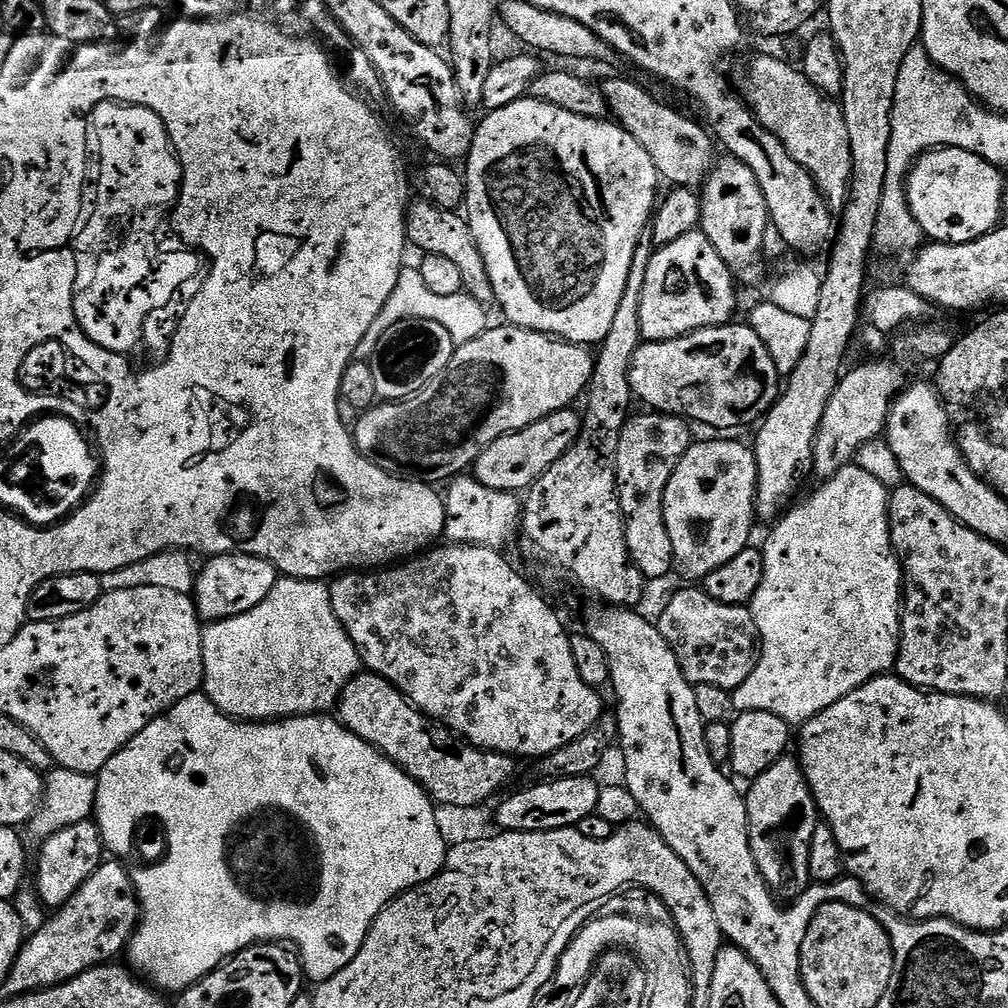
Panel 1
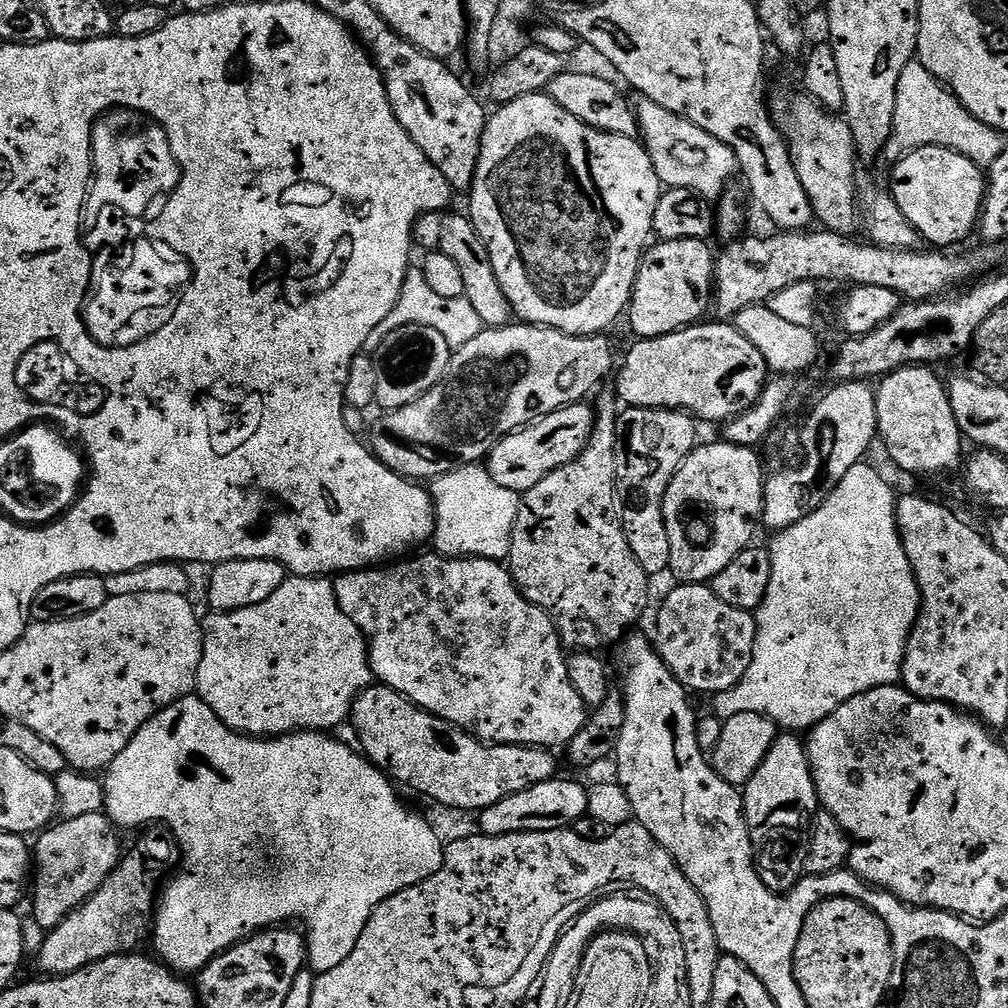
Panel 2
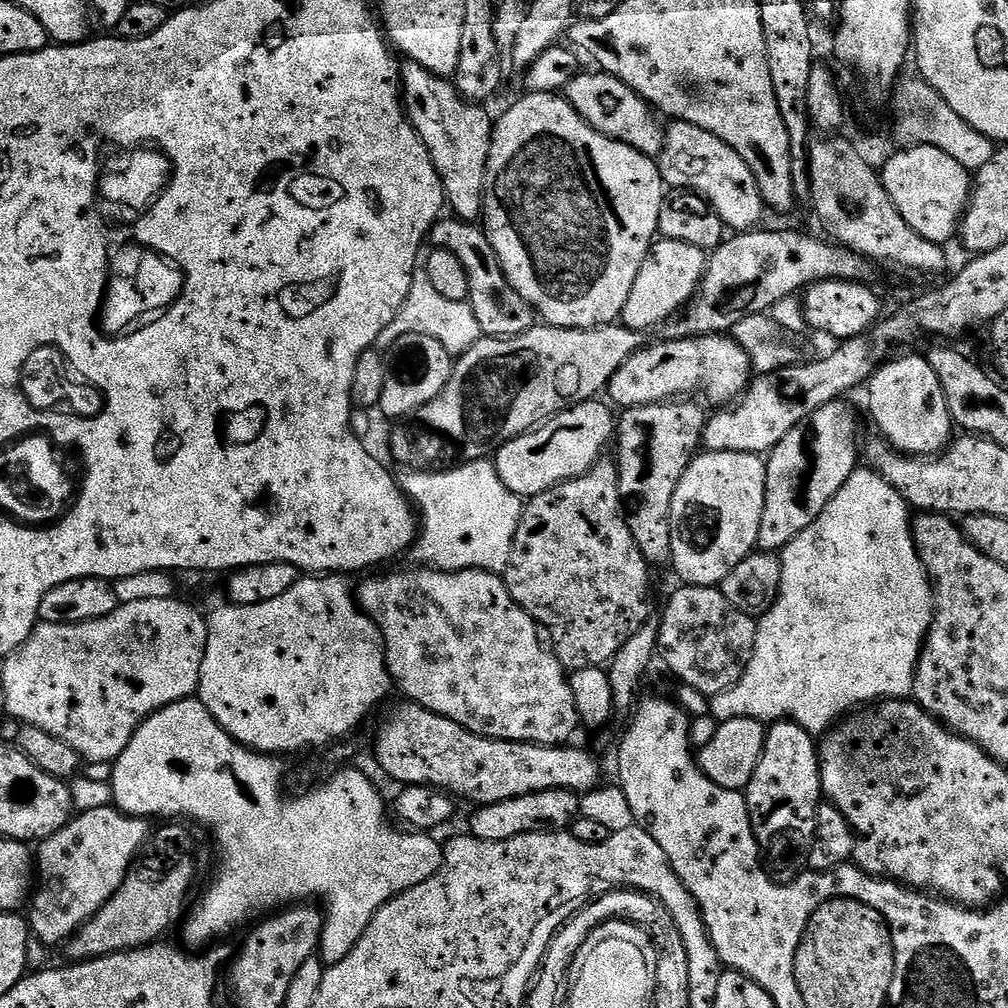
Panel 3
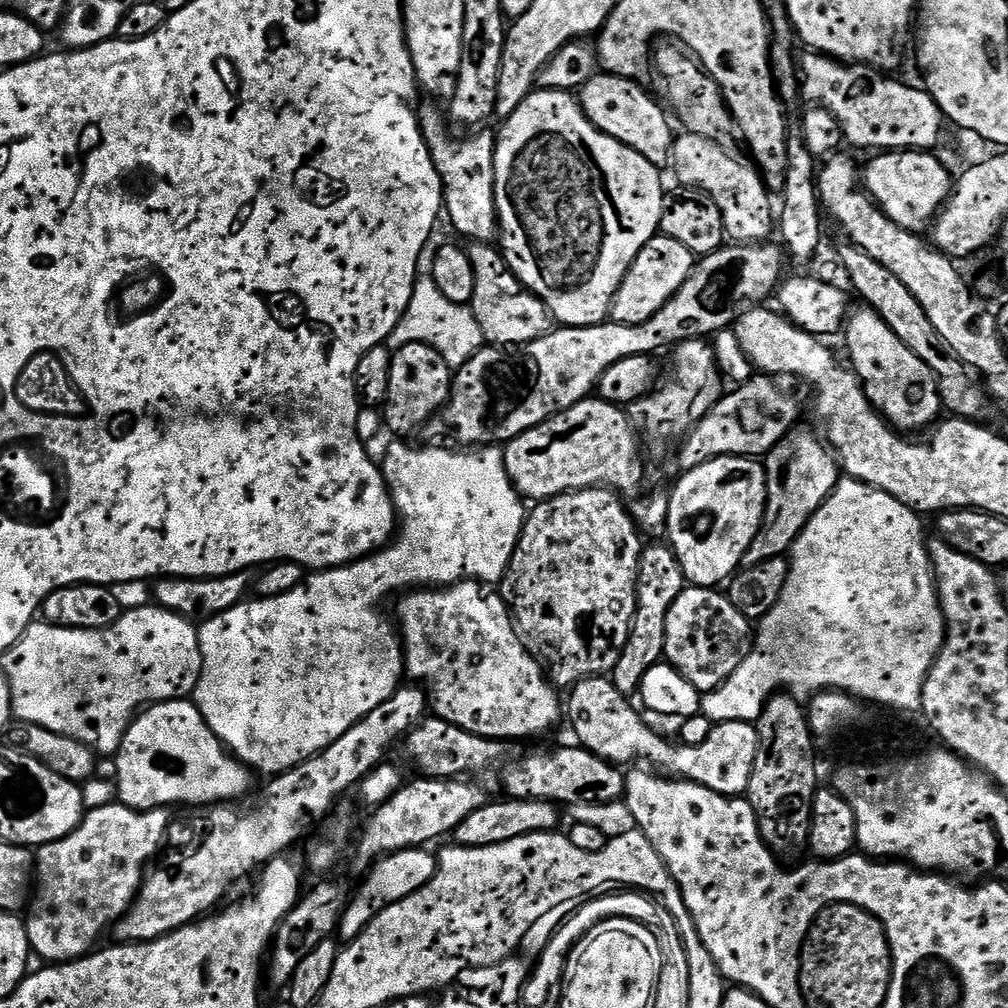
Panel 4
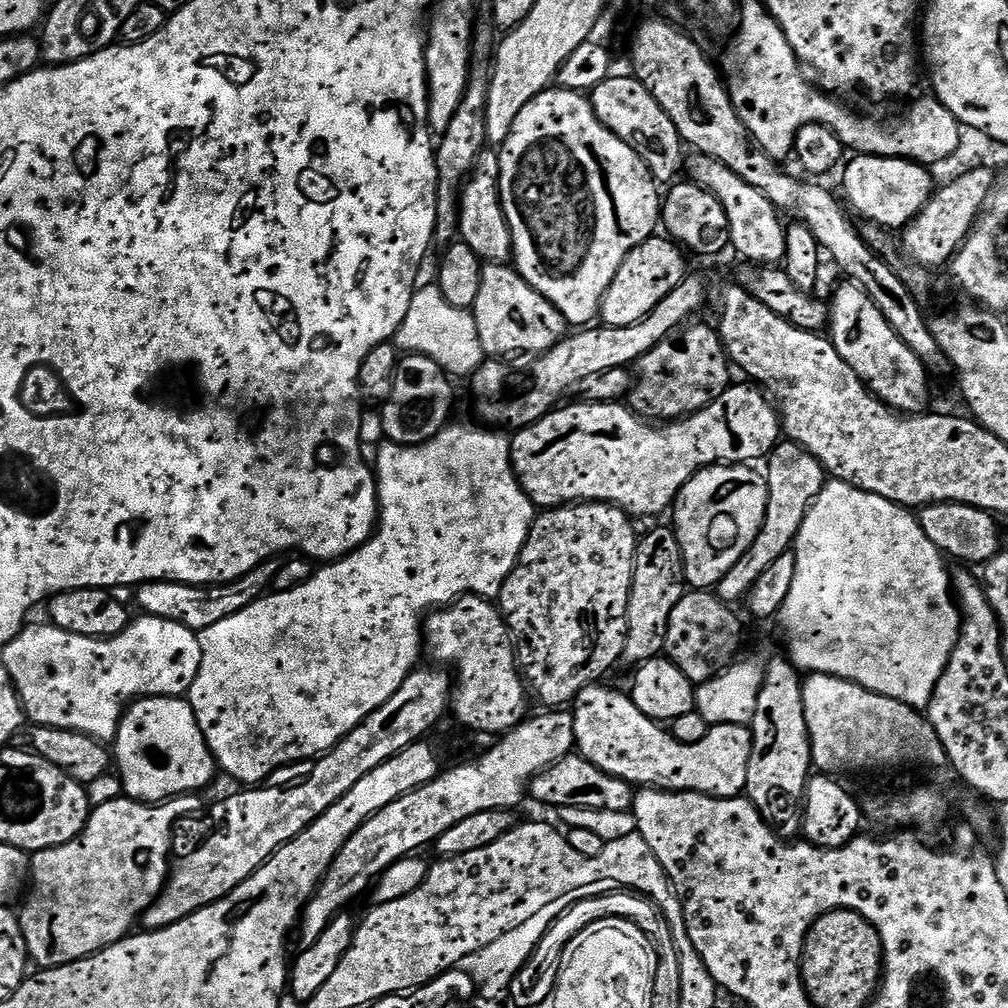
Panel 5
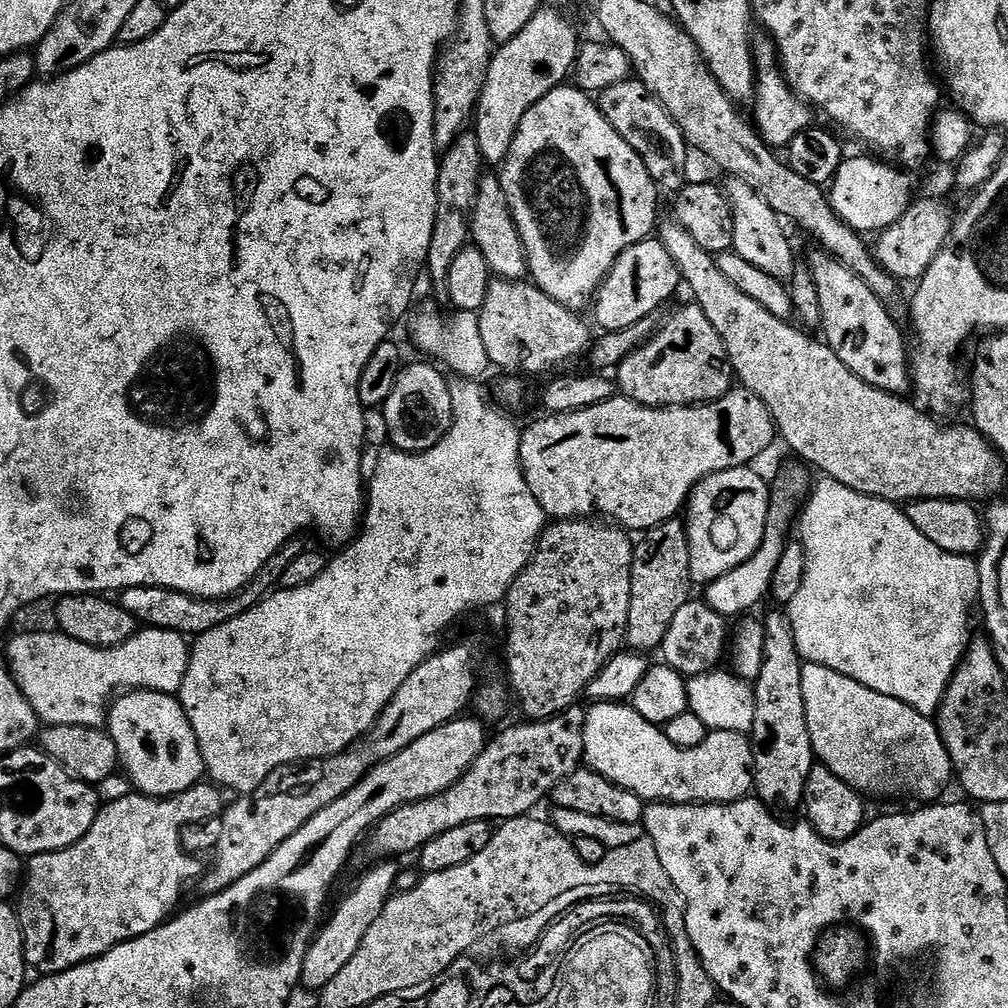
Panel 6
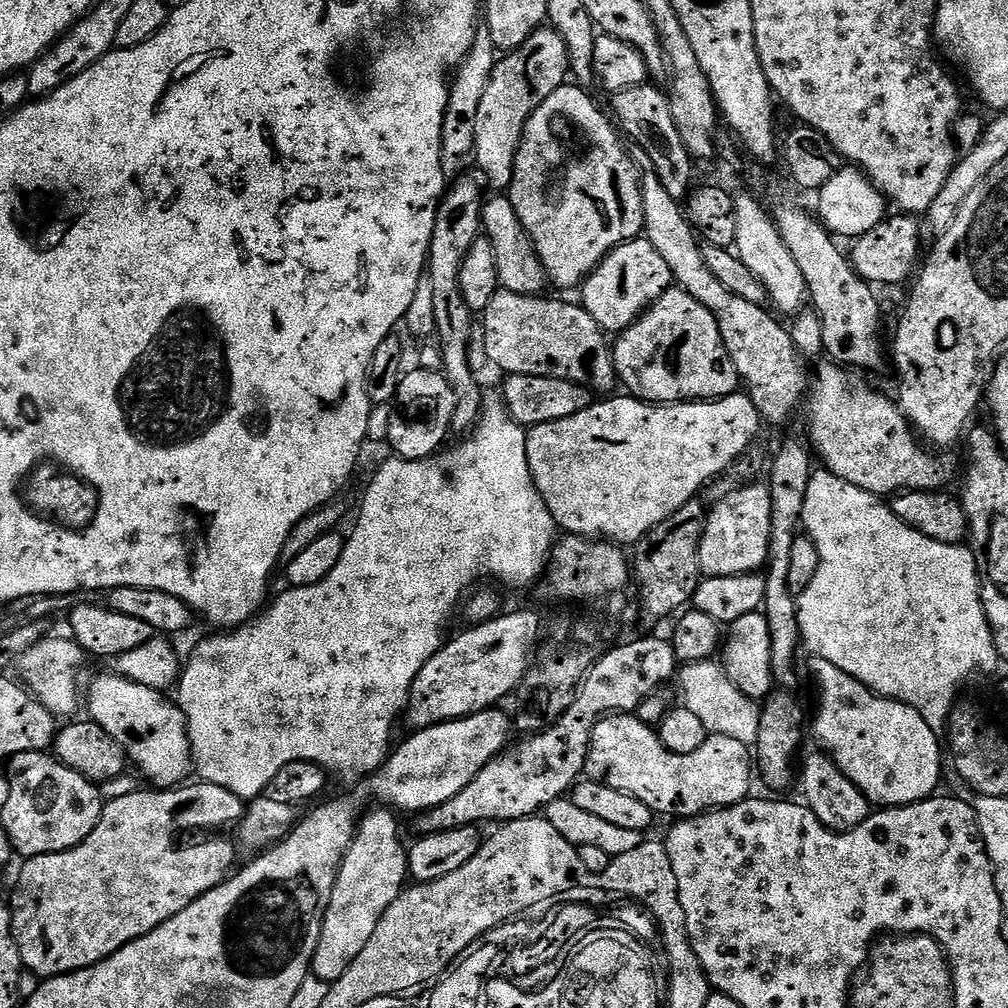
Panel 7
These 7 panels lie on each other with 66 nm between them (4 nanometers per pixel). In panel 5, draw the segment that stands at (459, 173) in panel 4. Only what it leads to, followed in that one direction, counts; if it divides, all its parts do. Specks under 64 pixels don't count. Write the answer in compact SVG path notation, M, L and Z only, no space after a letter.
M485 150L480 153L472 168L472 175L464 182L464 189L460 192L460 231L459 239L474 254L480 256L481 261L490 264L508 264L512 260L512 235L510 226L506 222L504 207L500 201L500 154L496 150Z

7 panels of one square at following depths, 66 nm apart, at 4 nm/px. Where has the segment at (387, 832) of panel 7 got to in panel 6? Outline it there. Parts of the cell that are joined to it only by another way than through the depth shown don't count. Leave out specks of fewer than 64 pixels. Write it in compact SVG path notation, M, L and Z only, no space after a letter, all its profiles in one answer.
M380 862L369 872L364 872L356 880L356 885L341 898L332 912L332 917L323 921L322 927L312 938L312 945L306 950L306 958L302 962L302 974L300 984L313 990L322 990L358 954L358 946L362 946L362 938L366 938L366 930L374 926L378 914L388 904L394 895L398 868L395 863Z

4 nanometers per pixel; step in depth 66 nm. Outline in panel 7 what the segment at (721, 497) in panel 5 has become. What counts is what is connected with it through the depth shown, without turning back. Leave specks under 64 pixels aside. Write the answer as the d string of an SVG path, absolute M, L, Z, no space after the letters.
M767 483L748 484L728 492L708 508L704 533L700 539L700 570L709 576L756 574L768 563L772 533L772 490Z

